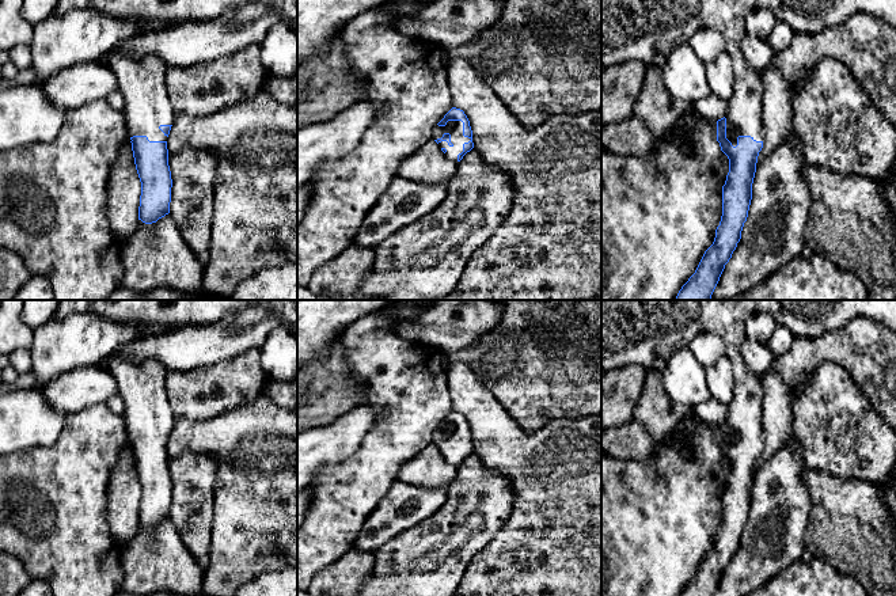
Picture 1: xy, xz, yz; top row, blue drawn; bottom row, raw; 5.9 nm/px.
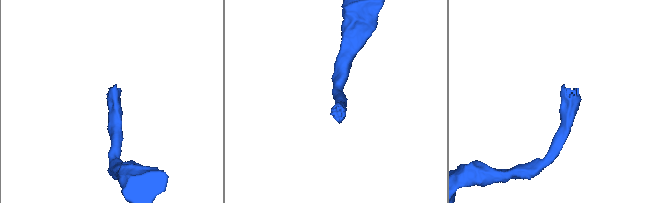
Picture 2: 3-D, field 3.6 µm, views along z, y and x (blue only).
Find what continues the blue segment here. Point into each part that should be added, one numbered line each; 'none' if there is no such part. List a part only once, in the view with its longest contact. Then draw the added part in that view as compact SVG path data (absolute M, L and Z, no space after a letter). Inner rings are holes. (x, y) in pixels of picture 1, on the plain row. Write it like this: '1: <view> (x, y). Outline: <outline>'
1: yz (773, 539). Outline: M797 443L785 444L759 470L752 487L752 504L741 543L725 569L714 596L747 596L806 557L804 536L813 508L802 479L806 470L801 447Z

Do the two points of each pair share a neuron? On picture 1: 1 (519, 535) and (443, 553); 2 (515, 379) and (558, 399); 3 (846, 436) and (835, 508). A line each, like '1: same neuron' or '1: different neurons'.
1: different neurons
2: same neuron
3: different neurons

